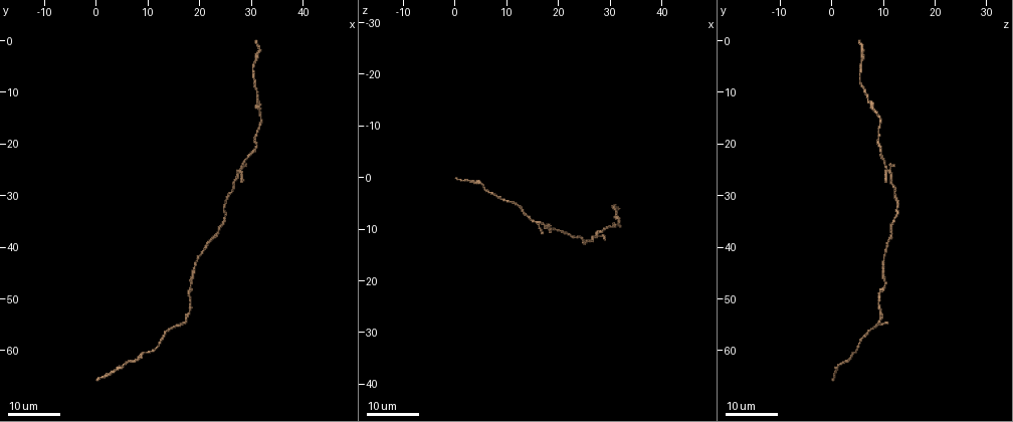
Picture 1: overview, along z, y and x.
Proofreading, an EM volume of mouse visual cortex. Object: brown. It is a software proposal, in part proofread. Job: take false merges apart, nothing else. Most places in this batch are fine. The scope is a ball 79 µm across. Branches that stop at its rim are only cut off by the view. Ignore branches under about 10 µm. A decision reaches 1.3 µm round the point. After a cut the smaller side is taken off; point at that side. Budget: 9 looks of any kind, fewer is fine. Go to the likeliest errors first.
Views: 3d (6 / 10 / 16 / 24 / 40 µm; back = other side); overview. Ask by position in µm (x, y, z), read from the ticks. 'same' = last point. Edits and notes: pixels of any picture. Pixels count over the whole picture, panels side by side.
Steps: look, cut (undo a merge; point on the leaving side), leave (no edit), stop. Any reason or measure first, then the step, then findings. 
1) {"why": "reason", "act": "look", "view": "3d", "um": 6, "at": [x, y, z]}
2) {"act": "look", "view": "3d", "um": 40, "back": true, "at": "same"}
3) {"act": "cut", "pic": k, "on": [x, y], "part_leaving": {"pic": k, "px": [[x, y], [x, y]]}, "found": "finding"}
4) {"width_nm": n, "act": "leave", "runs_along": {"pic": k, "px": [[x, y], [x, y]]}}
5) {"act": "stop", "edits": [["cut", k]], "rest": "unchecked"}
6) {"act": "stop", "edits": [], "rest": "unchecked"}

{"act": "look", "view": "3d", "um": 24, "at": [23.5, 37.5, 12.0]}

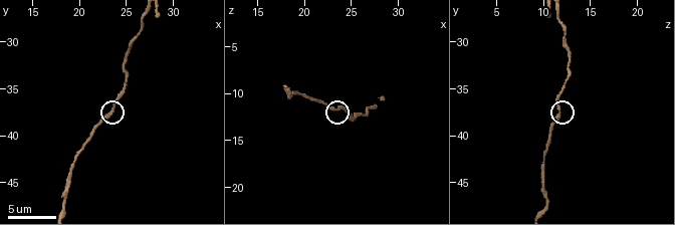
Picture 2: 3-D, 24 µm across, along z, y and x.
{"act": "look", "view": "3d", "um": 6, "at": [23.2, 37.4, 11.8]}

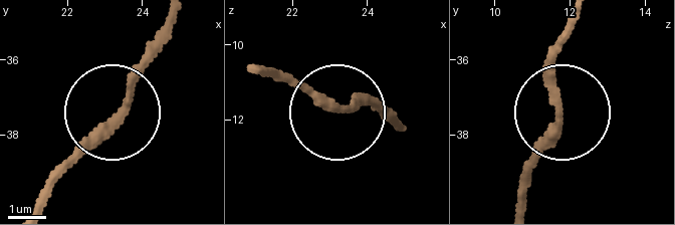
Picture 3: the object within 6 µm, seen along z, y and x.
{"width_nm": 240, "act": "leave", "runs_along": {"pic": 3, "px": [[556, 107], [556, 37]]}, "found": "continuous, no second cell"}

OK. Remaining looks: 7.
{"why": "a narrow waist", "act": "look", "view": "3d", "um": 6, "at": [18.4, 47.2, 10.4]}

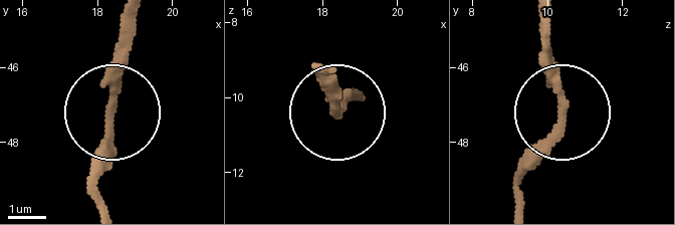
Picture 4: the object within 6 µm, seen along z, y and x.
{"why": "other side", "act": "look", "view": "3d", "um": 6, "back": true, "at": [18.30, 47.35, 10.40]}

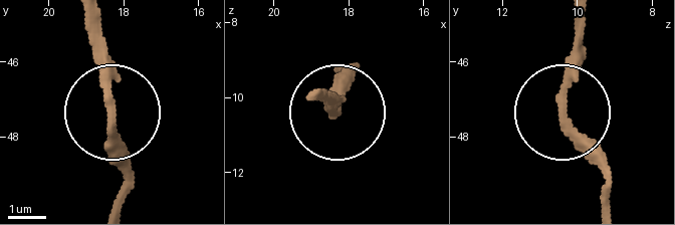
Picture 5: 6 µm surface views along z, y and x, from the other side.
{"act": "leave", "runs_along": {"pic": 5, "px": [[83, 16], [122, 186]]}, "found": "continuous, no second cell"}

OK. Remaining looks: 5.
{"act": "look", "view": "3d", "um": 16, "at": [28.5, 25.0, 10.0]}

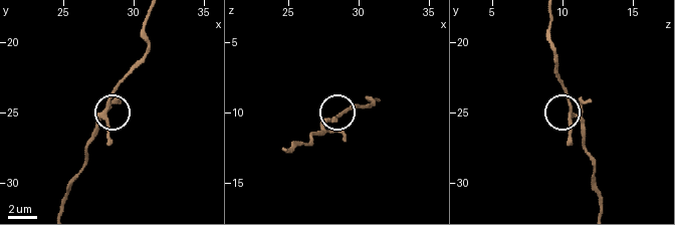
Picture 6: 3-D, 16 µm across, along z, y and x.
{"act": "look", "view": "3d", "um": 6, "at": [28.2, 24.6, 10.4]}

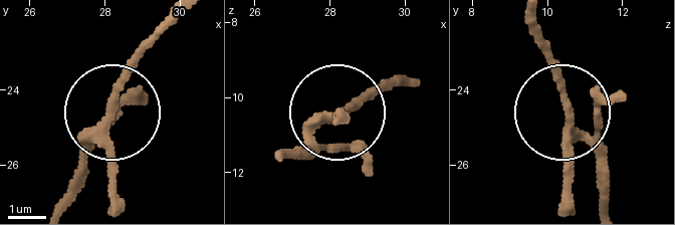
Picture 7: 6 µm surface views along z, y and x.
{"width_nm": 180, "act": "leave", "runs_along": {"pic": 7, "px": [[609, 207], [596, 150], [564, 111], [557, 63], [535, 37]]}, "found": "all the same cell"}

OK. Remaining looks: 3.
{"why": "thick turns thin", "act": "look", "view": "3d", "um": 16, "at": [17.0, 55.0, 9.5]}

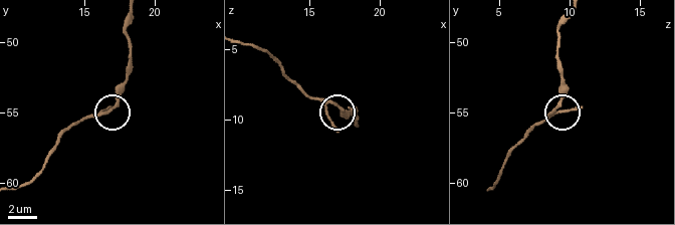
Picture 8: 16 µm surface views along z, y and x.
{"act": "look", "view": "3d", "um": 6, "at": [17.2, 54.6, 9.2]}

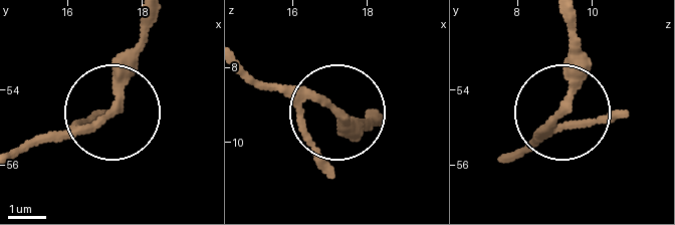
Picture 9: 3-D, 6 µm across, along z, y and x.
{"width_nm": 210, "act": "leave", "runs_along": {"pic": 9, "px": [[565, 23], [565, 99], [513, 154]]}, "found": "one cell here"}

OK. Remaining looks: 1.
{"act": "stop", "edits": [], "rest": "unchecked"}

